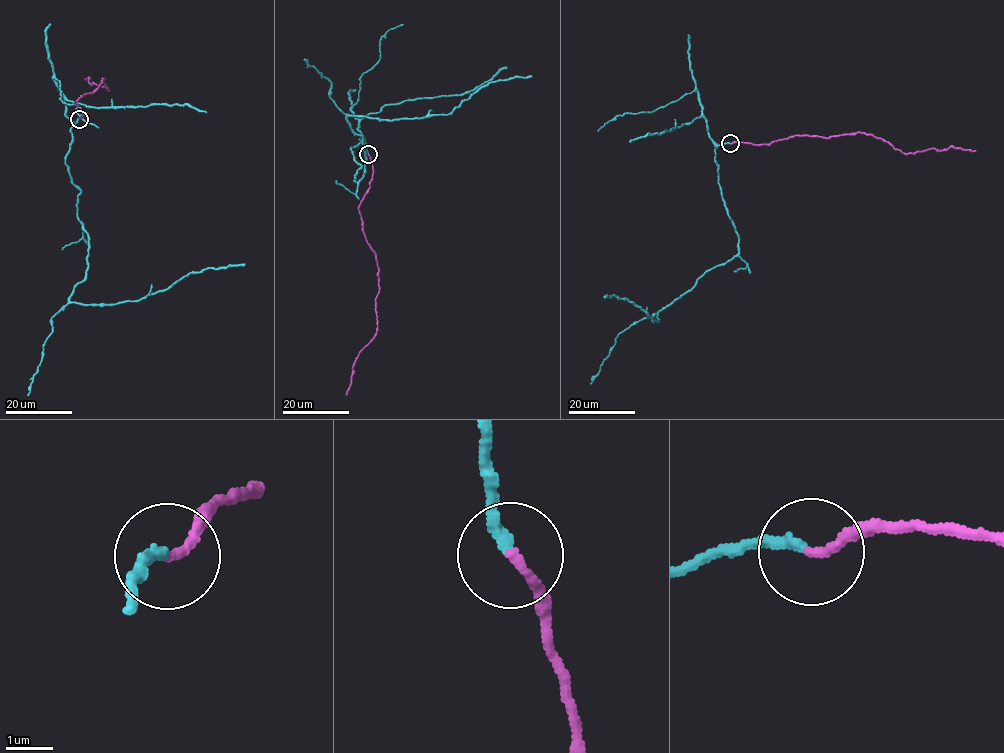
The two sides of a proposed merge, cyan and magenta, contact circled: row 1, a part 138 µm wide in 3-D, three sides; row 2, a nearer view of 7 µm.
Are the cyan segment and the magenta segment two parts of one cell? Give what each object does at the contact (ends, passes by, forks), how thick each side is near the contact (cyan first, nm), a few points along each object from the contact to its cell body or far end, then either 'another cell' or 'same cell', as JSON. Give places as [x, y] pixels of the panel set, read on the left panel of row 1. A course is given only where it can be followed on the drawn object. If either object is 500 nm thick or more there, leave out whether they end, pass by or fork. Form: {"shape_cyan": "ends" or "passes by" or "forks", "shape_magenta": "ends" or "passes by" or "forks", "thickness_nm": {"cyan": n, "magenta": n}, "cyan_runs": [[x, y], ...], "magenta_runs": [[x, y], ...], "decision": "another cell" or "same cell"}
{"shape_cyan": "ends", "shape_magenta": "ends", "thickness_nm": {"cyan": 240, "magenta": 200}, "cyan_runs": [[79, 118], [65, 164], [81, 190], [87, 270], [70, 301], [138, 301], [189, 273], [244, 263]], "magenta_runs": [[79, 118], [87, 113], [76, 102], [81, 95], [92, 92], [105, 78], [102, 80], [108, 90], [85, 78]], "decision": "same cell"}

